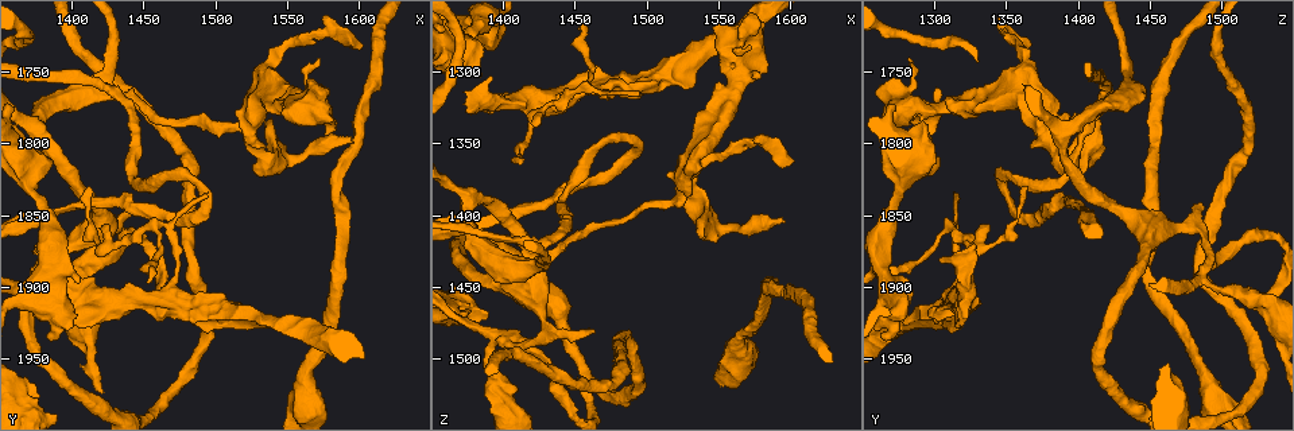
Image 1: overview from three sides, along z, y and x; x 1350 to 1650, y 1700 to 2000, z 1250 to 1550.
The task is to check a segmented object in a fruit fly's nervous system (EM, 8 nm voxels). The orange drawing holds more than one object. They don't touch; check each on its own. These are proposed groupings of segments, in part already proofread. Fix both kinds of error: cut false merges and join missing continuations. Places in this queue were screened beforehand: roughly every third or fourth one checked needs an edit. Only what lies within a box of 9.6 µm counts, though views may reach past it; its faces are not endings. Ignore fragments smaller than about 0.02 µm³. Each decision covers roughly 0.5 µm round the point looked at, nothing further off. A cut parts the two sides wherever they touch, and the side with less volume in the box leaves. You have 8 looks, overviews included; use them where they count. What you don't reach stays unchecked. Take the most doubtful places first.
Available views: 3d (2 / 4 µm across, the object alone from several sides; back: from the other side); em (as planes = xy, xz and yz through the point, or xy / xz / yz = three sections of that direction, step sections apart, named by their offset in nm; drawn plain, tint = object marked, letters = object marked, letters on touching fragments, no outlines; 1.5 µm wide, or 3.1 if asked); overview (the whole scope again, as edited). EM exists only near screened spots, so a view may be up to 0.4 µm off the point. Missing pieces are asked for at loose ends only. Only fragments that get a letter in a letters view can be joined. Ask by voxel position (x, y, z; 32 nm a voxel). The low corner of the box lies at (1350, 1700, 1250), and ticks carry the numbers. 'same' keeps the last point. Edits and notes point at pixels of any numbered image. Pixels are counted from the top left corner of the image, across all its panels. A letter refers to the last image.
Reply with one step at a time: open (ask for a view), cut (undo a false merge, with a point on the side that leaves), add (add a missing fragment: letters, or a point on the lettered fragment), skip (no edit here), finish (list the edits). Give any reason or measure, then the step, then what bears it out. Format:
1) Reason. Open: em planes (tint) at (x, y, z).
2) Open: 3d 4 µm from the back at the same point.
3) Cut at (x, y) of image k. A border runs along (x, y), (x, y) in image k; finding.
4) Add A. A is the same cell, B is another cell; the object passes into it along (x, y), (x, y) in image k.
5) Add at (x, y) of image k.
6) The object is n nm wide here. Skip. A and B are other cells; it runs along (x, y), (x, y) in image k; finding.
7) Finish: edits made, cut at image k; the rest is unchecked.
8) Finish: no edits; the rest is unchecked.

Two arms at a narrow angle. Open: 3d 2 µm at (1398, 1892, 1486).

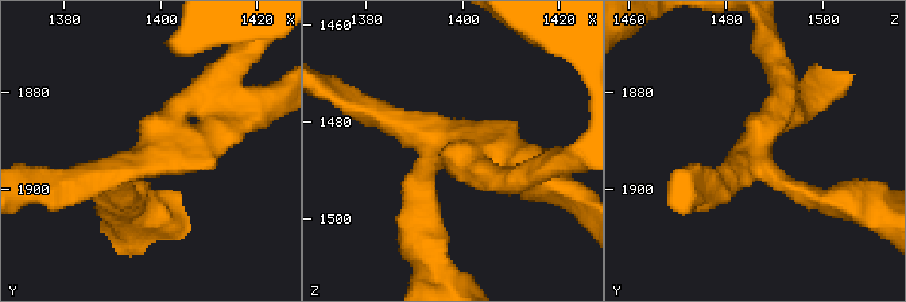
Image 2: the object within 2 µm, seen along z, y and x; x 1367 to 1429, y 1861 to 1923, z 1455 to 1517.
Open: em planes (plain) at (1398, 1891, 1486).

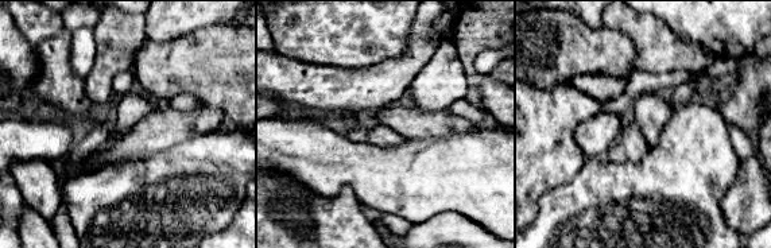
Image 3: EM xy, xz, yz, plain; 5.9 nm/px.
See the neighbours. Open: em planes (letters) at the same point.

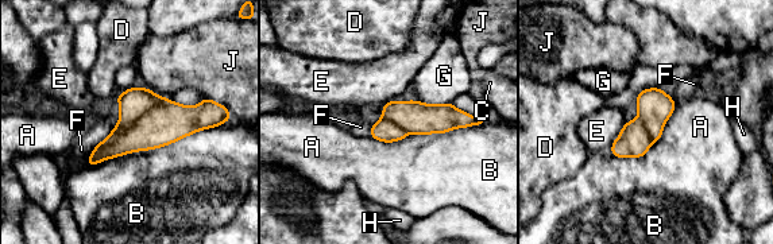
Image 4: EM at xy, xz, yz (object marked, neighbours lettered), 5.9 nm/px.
Cut at (167, 122) of image 4. A, B, C, D, E, F, G, H and J are other cells; the part that leaves runs along (211, 117), (167, 122), (92, 161) in image 4; two neurons meet here.

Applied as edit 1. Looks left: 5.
Open: overview.

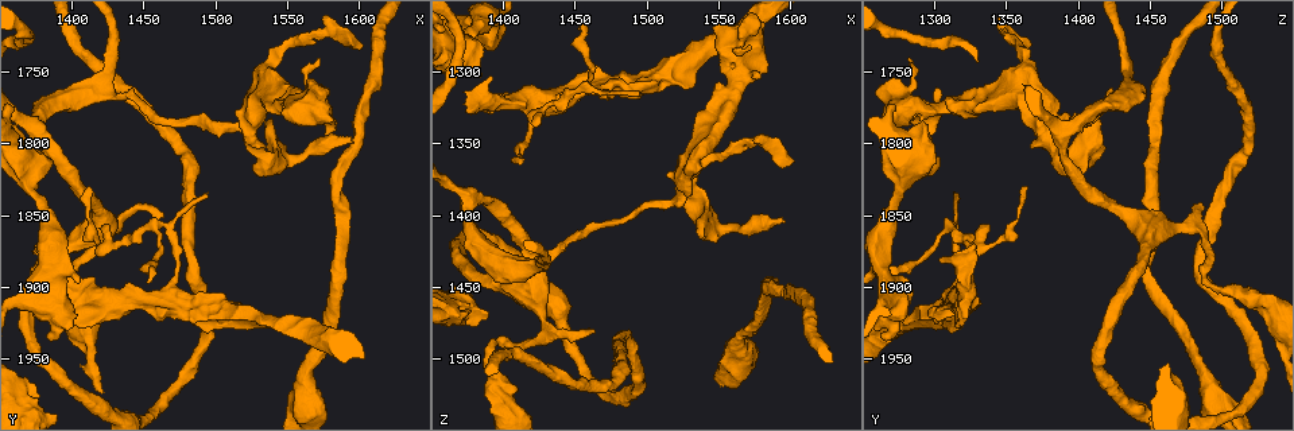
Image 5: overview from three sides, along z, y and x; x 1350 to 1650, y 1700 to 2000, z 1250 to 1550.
Free end. Open: em planes (letters) at (1378, 1872, 1330).

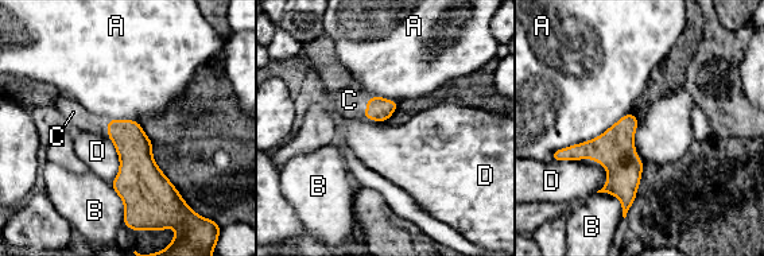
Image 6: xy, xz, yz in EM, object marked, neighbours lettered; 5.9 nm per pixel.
The longest contact is with D, 320 nm. Add C. C is the same cell, A, B and D are other cells; it goes on there.

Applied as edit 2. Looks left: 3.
Branch stops here. Open: em planes (letters) at (1546, 1804, 1420).

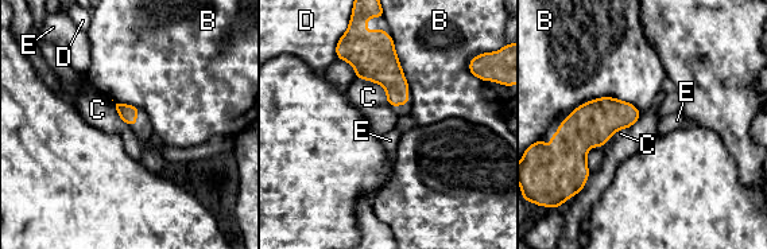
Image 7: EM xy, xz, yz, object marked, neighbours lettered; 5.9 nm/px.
Skip. B, C, D and E are other cells; no lettered fragment goes on from it.

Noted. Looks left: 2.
Finish: edits made, cut at image 4, add at image 6; the rest is unchecked.

